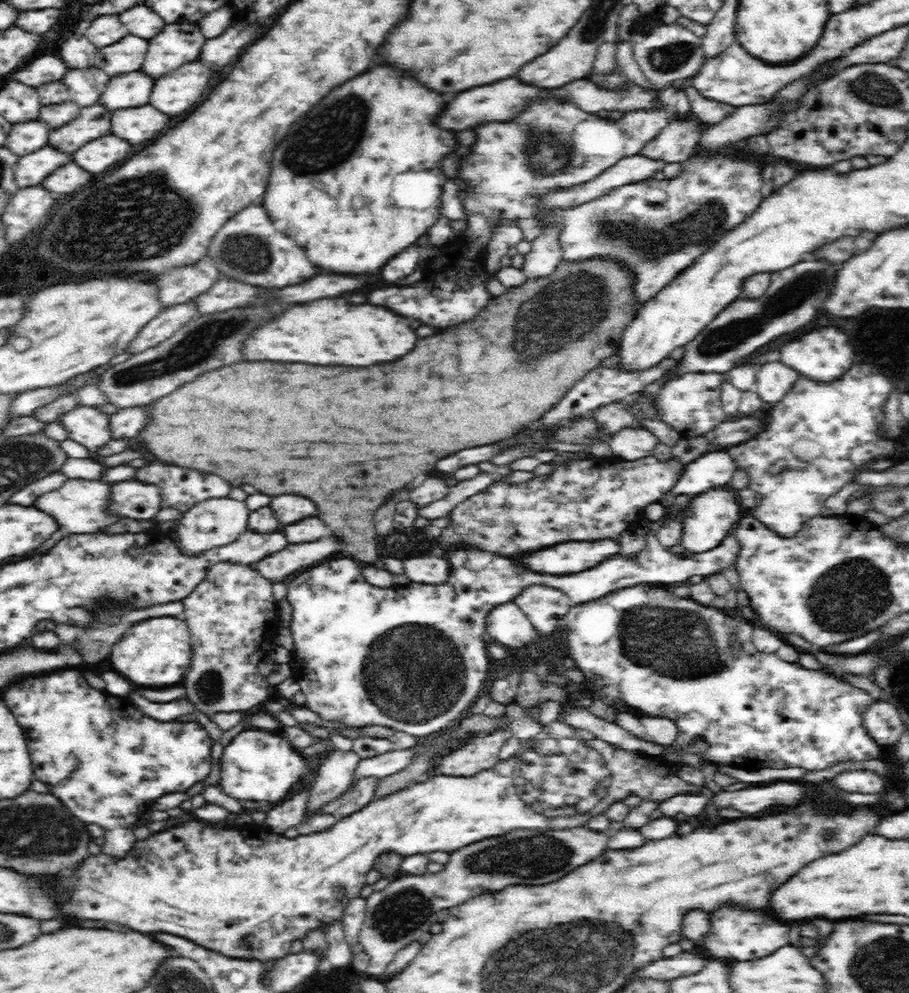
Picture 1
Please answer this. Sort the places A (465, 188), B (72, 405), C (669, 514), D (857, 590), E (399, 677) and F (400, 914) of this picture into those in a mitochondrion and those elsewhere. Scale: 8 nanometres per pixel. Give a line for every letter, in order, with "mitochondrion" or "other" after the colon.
A: other
B: other
C: other
D: mitochondrion
E: mitochondrion
F: mitochondrion

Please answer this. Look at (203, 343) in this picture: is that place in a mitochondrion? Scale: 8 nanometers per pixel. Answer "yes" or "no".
yes

